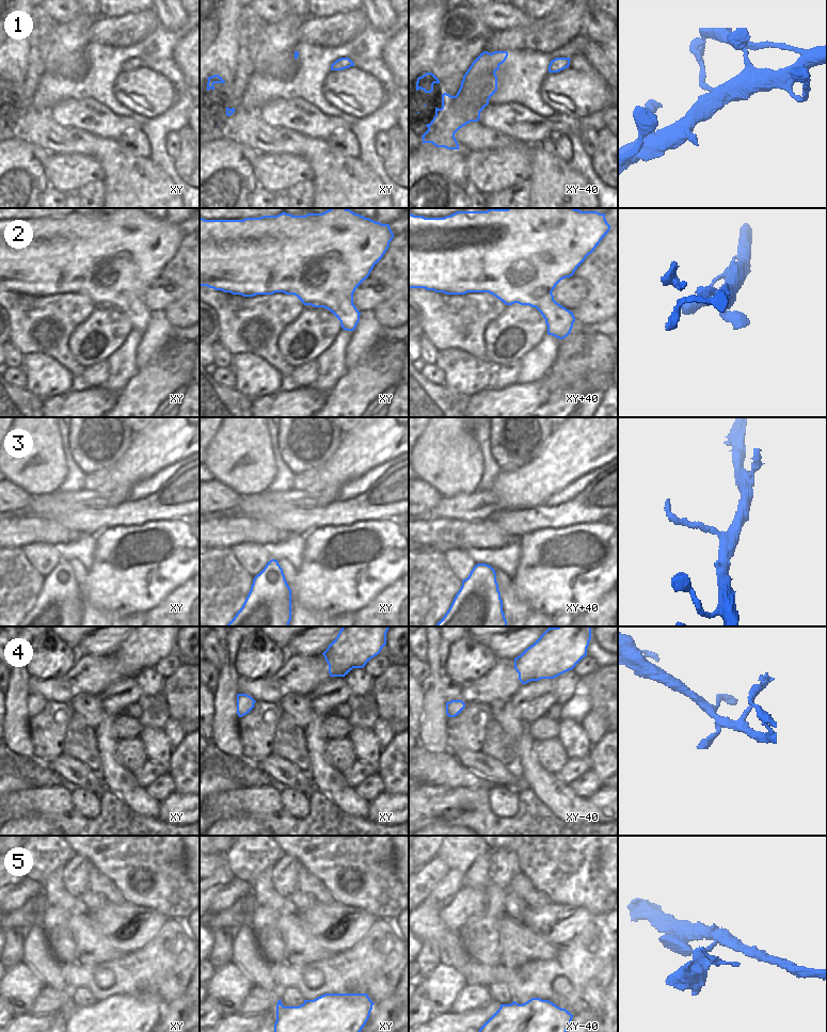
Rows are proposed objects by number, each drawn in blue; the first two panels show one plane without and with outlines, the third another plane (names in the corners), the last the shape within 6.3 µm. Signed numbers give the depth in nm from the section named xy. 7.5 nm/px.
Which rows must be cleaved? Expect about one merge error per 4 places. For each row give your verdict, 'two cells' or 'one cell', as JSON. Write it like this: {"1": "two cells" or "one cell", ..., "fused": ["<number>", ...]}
{"1": "one cell", "2": "one cell", "3": "one cell", "4": "one cell", "5": "two cells", "fused": ["5"]}

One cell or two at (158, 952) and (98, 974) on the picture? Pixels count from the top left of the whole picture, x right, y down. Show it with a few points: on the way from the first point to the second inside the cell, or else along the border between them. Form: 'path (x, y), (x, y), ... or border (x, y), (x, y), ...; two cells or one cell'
path (143, 967), (139, 971), (129, 974), (113, 974); one cell

